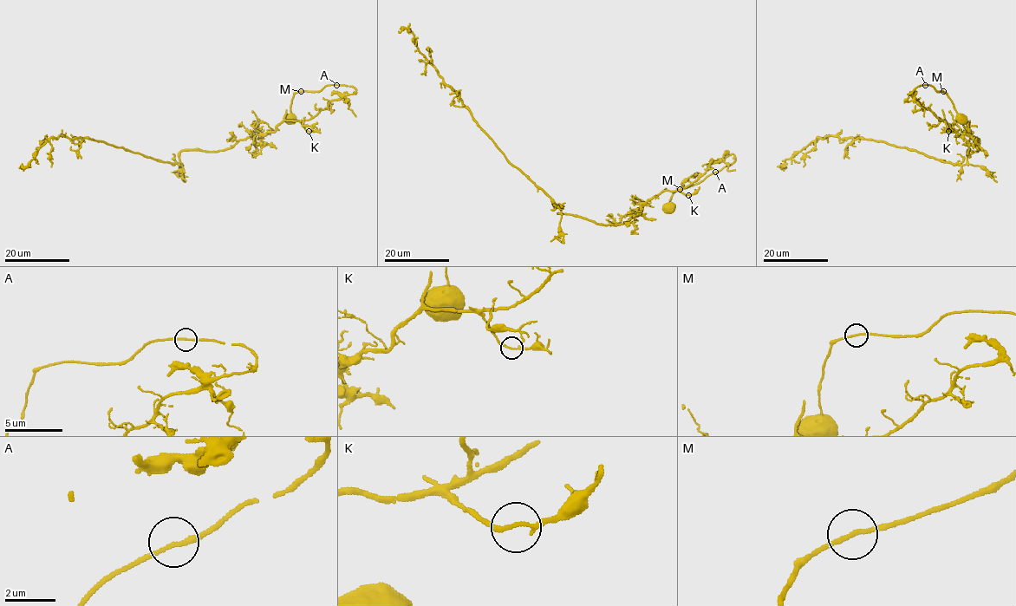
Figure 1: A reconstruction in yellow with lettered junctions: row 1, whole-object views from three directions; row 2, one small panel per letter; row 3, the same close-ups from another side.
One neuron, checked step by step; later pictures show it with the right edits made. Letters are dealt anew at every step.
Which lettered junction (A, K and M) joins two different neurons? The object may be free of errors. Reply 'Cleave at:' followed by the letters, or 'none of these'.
Cleave at: none of these

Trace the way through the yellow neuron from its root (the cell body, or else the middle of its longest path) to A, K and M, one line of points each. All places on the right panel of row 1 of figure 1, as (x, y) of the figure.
A: (960, 119), (952, 100), (943, 91), (925, 85)
K: (960, 119), (950, 98), (932, 86), (918, 86), (908, 94), (943, 120), (948, 131)
M: (960, 119), (952, 100), (943, 91)

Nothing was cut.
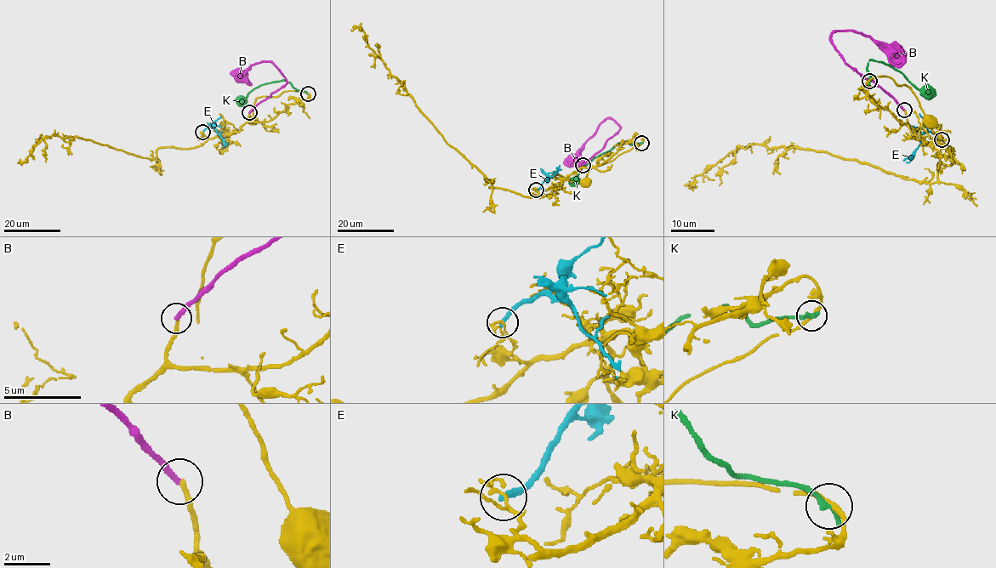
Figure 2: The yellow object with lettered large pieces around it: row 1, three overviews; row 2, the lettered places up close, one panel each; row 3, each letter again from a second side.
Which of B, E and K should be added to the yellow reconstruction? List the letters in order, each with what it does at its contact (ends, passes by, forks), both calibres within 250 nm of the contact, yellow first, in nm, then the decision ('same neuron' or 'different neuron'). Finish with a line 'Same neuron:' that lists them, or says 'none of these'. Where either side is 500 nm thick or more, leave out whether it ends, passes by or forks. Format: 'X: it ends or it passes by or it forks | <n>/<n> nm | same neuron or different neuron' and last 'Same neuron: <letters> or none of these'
B: it ends | 220/300 nm | different neuron
E: it ends | 110/320 nm | different neuron
K: it ends | 200/320 nm | different neuron
Same neuron: none of these

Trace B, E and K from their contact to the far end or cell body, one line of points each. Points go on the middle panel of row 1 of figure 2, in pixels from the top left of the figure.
B: (583, 166), (620, 128), (611, 118), (607, 118), (600, 125), (568, 166)
E: (536, 190), (556, 172), (556, 167)
K: (641, 143), (618, 142), (588, 163), (571, 179), (572, 186)

